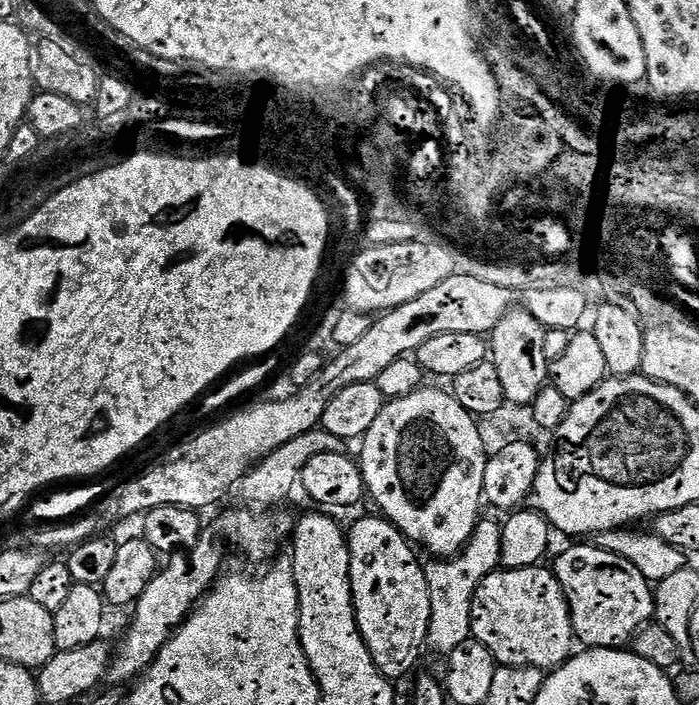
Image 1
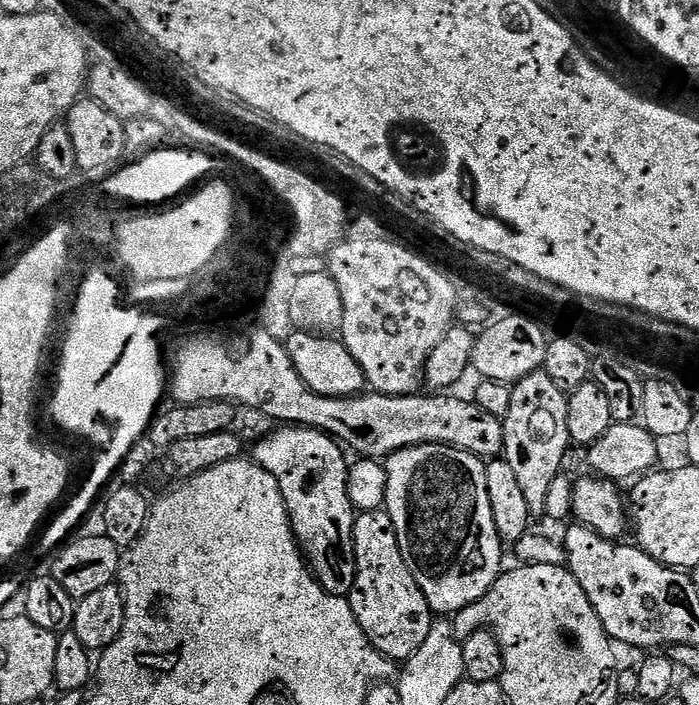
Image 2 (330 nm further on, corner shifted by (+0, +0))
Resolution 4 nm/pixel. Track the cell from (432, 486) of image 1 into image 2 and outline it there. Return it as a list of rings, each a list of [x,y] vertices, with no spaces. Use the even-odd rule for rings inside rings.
[[[419,444],[413,448],[403,448],[393,452],[383,461],[386,470],[386,494],[384,495],[384,508],[390,514],[394,522],[394,530],[398,534],[398,542],[402,550],[402,558],[408,564],[409,570],[414,574],[422,594],[428,600],[433,613],[449,612],[455,614],[466,606],[478,602],[490,590],[490,586],[500,577],[502,565],[500,565],[500,548],[502,541],[498,530],[494,526],[494,510],[490,510],[490,490],[486,490],[486,464],[483,459],[460,448],[451,448],[449,444]]]

